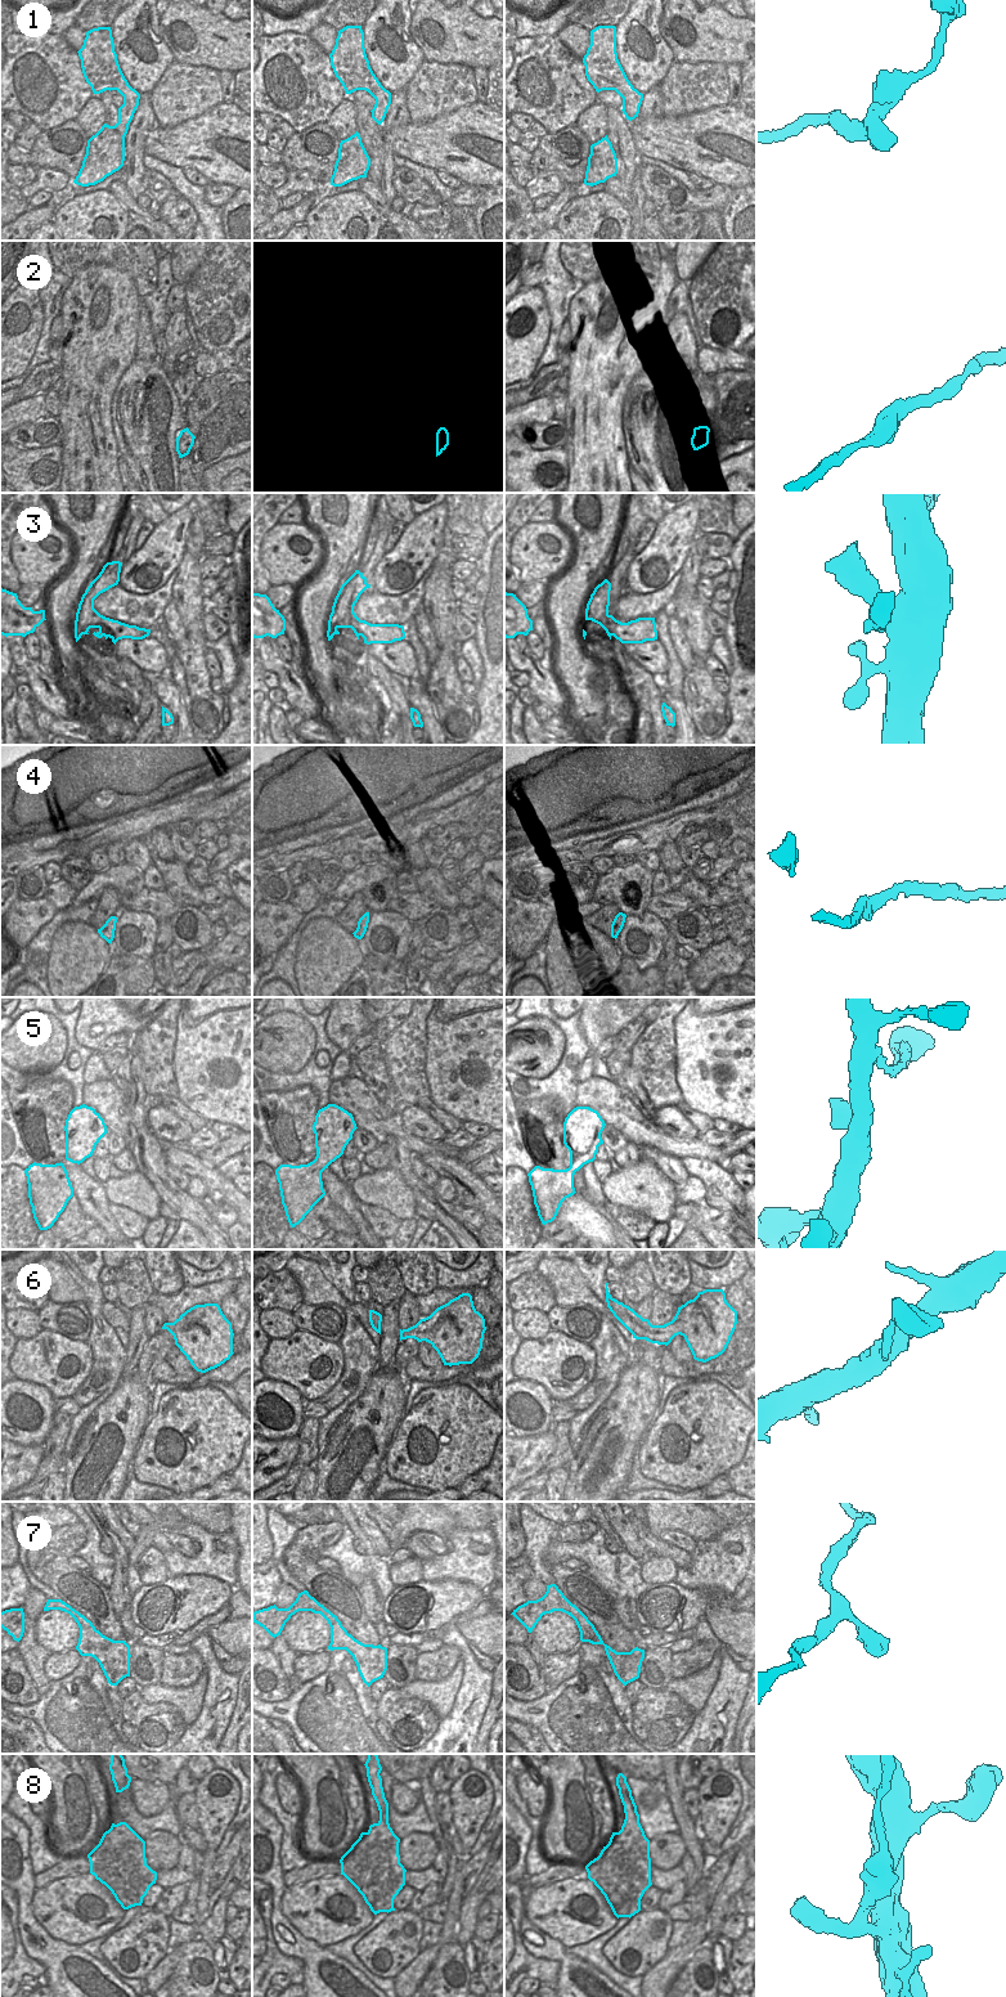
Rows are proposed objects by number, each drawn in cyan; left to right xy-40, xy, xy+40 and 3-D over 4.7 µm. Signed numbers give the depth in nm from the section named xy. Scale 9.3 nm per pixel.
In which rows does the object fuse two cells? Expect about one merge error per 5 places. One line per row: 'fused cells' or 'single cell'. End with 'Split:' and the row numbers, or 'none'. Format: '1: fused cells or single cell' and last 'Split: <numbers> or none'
1: single cell
2: single cell
3: single cell
4: single cell
5: single cell
6: single cell
7: single cell
8: fused cells
Split: 8

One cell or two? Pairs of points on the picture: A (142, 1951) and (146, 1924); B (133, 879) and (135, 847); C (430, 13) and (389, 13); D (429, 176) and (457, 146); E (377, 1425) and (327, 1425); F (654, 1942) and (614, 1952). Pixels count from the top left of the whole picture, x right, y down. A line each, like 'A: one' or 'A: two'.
A: one
B: two
C: two
D: two
E: two
F: one

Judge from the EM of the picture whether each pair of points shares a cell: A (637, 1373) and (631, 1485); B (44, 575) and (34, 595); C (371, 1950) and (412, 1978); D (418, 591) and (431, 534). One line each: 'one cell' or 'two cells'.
A: two cells
B: two cells
C: two cells
D: two cells

